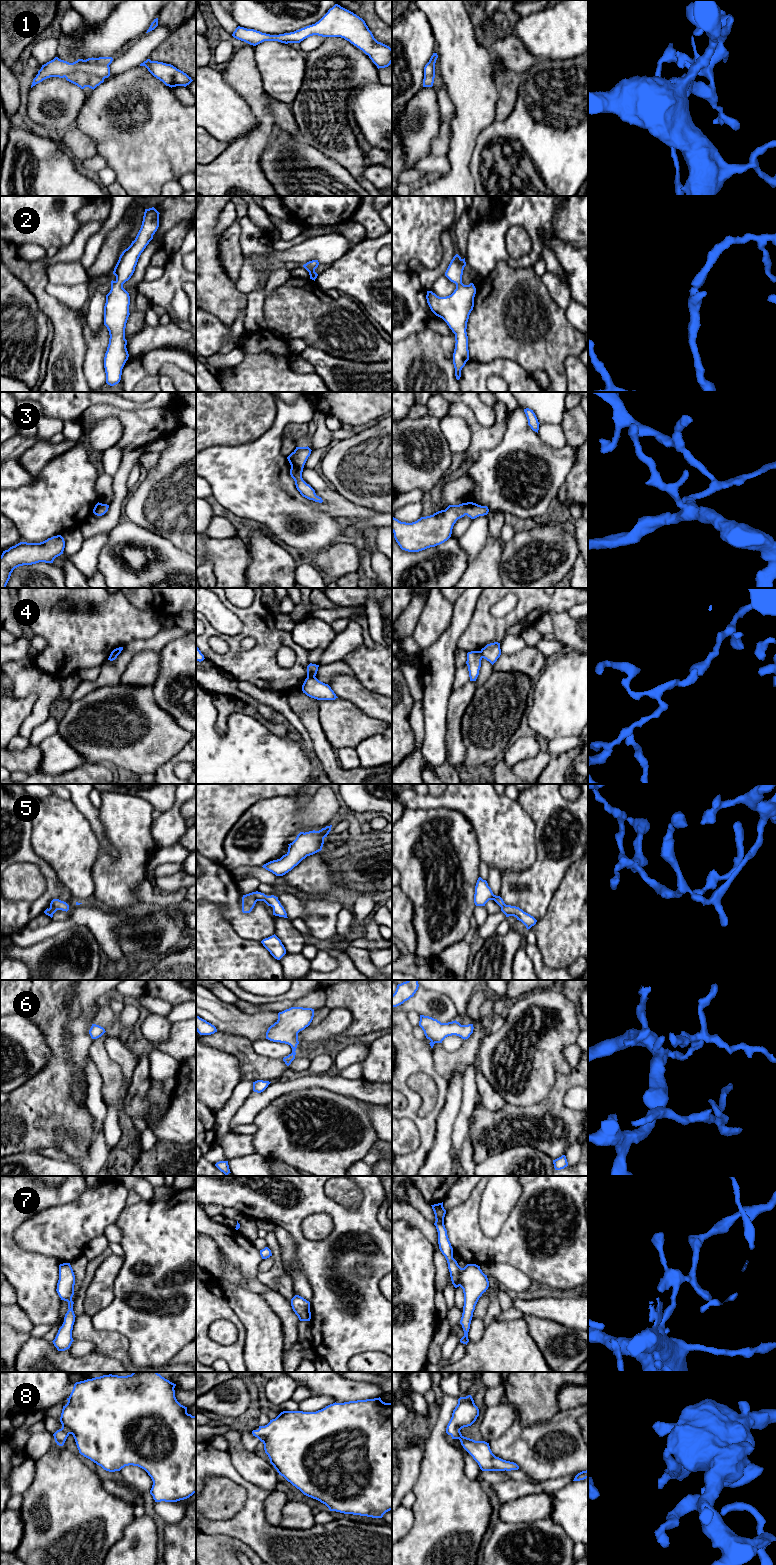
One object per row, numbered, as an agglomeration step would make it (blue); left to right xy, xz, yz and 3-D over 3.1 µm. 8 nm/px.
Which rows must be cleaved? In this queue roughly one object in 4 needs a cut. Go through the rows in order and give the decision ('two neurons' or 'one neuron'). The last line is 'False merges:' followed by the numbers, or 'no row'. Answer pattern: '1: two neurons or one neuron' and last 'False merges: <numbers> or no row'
1: one neuron
2: one neuron
3: one neuron
4: two neurons
5: two neurons
6: one neuron
7: one neuron
8: one neuron
False merges: 4, 5

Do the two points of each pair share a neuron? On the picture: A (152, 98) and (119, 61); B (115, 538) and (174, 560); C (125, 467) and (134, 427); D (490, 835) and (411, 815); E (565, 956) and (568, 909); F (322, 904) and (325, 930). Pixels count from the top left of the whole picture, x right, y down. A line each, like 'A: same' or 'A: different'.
A: different
B: same
C: different
D: different
E: same
F: same

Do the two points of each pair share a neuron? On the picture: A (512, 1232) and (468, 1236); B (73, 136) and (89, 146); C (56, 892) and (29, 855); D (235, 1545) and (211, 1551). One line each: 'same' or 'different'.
A: same
B: same
C: same
D: same

